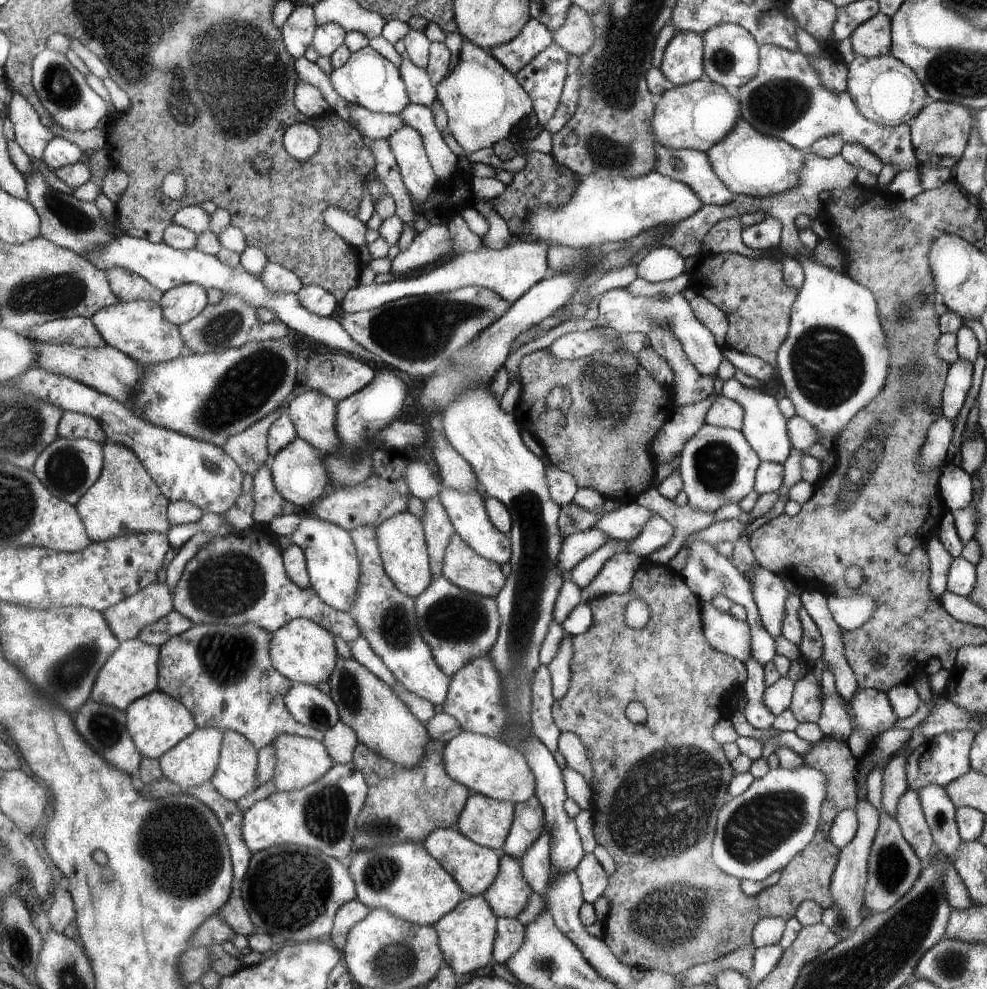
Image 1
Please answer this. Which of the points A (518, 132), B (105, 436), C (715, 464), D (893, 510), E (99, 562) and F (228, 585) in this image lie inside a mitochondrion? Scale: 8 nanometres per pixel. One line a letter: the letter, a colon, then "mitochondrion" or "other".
A: other
B: other
C: mitochondrion
D: mitochondrion
E: other
F: mitochondrion

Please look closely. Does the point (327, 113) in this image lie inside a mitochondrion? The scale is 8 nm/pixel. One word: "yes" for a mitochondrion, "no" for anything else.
no

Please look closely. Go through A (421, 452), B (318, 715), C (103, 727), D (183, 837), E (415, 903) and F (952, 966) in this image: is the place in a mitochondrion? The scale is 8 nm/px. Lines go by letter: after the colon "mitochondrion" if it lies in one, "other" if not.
A: other
B: mitochondrion
C: mitochondrion
D: mitochondrion
E: other
F: mitochondrion

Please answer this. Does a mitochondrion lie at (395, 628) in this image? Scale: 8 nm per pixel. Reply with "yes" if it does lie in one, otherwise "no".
yes

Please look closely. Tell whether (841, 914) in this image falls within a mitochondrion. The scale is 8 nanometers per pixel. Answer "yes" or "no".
yes

